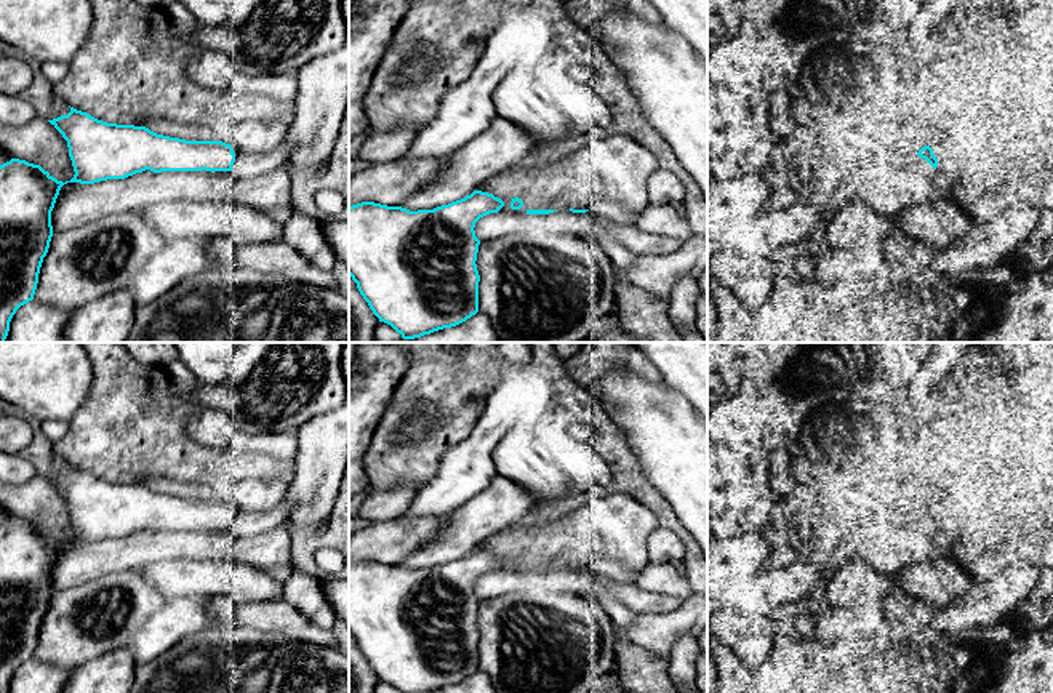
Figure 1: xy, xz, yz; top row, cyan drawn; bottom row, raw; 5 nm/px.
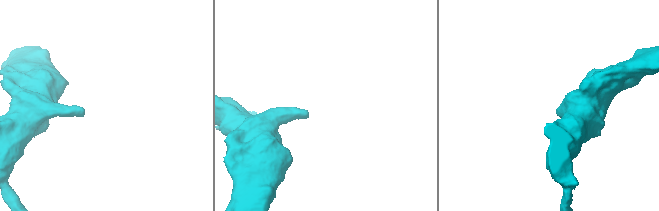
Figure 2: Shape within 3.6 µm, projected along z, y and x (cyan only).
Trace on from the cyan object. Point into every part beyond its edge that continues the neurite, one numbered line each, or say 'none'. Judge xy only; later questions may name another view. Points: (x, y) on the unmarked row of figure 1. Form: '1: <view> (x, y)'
1: xy (245, 524)

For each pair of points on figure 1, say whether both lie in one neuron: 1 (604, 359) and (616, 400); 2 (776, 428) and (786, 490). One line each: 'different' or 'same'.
1: different
2: different

